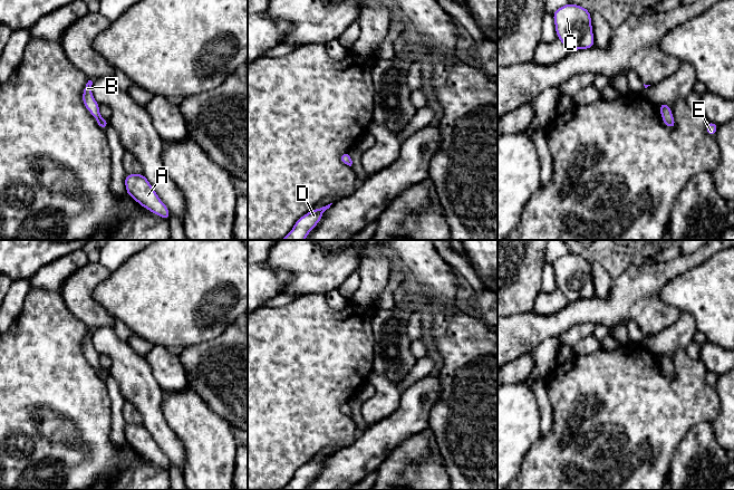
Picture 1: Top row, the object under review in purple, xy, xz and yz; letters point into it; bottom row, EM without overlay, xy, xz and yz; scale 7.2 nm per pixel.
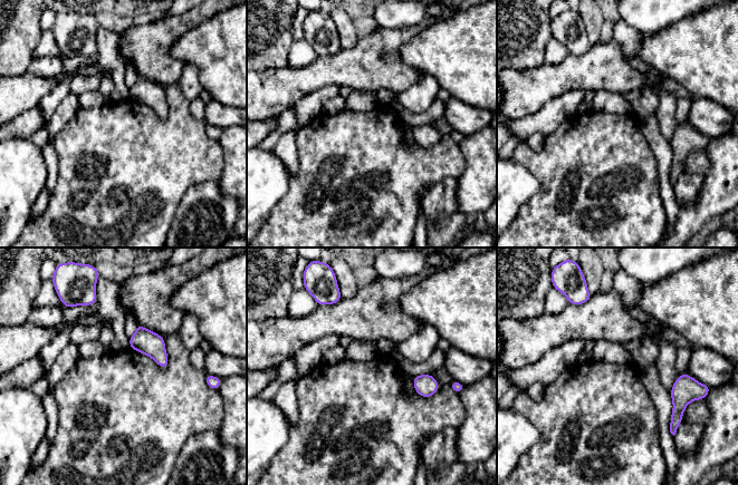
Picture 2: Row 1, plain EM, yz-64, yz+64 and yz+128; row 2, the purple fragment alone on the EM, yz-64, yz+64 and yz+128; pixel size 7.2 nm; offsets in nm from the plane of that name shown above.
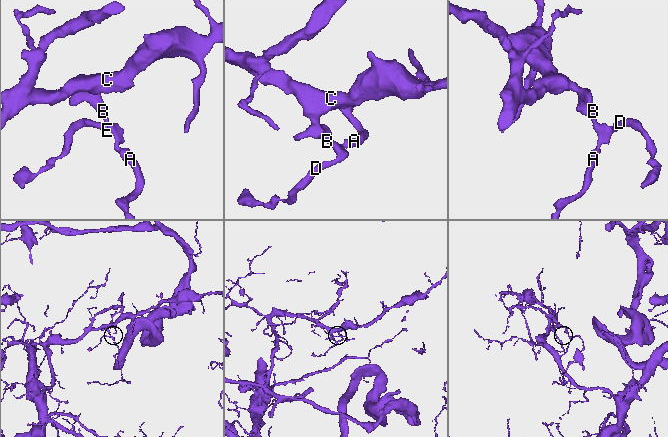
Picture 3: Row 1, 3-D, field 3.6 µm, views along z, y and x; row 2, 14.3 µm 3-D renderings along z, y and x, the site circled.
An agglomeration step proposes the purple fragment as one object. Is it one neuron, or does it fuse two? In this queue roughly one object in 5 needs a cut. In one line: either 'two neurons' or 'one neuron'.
one neuron

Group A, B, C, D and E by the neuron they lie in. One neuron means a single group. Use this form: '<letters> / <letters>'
A B C D E

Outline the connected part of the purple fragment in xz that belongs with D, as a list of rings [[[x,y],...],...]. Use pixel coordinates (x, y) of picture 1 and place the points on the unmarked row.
[[[332,453],[320,459],[313,459],[299,468],[292,480],[281,490],[305,490],[308,483],[320,472],[323,462],[329,459],[331,454]]]

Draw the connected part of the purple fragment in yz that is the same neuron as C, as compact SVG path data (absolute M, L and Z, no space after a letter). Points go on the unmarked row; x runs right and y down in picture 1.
M568 253L553 262L557 287L569 301L595 296L591 266L588 259Z

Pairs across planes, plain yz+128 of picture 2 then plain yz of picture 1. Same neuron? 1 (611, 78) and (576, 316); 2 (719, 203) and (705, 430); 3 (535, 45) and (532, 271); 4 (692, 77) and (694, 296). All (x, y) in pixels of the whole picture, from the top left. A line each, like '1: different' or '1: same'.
1: same
2: different
3: same
4: same

